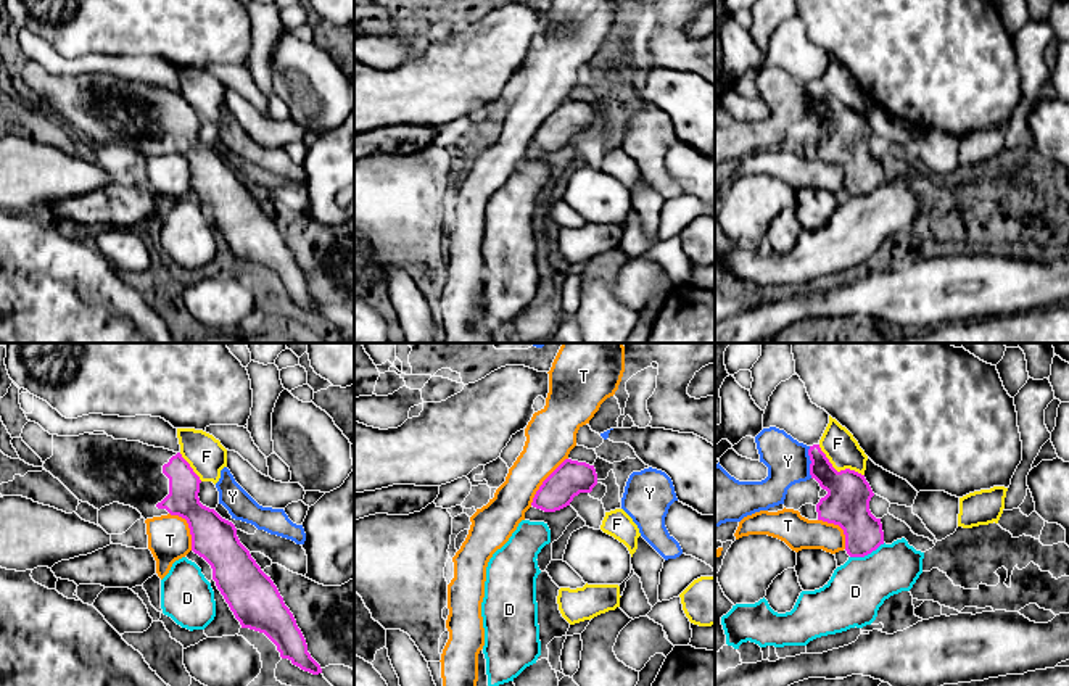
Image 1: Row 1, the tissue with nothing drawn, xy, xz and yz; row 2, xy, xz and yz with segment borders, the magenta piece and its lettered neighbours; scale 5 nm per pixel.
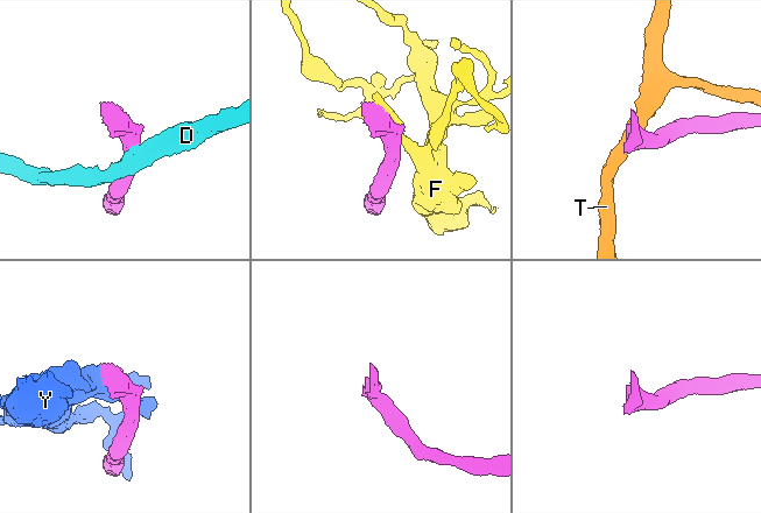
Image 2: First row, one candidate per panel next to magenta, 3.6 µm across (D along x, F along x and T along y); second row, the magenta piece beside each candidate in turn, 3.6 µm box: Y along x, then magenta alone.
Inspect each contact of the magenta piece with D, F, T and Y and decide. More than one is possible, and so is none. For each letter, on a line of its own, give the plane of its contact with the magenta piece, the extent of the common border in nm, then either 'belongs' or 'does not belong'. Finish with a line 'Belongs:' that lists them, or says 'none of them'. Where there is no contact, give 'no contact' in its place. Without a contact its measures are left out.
D: meets magenta in yz; contact 190 nm long; does not belong
F: meets magenta in yz; contact 280 nm long; does not belong
T: meets magenta in xz; contact 300 nm long; does not belong
Y: meets magenta in yz; contact 160 nm long; does not belong
Belongs: none of them

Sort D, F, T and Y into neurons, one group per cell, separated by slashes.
D Y / F / T

